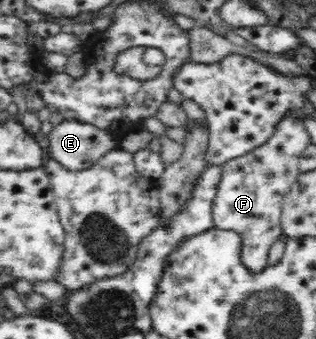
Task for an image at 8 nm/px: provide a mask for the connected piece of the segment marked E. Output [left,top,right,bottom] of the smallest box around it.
[47,120,117,171]

